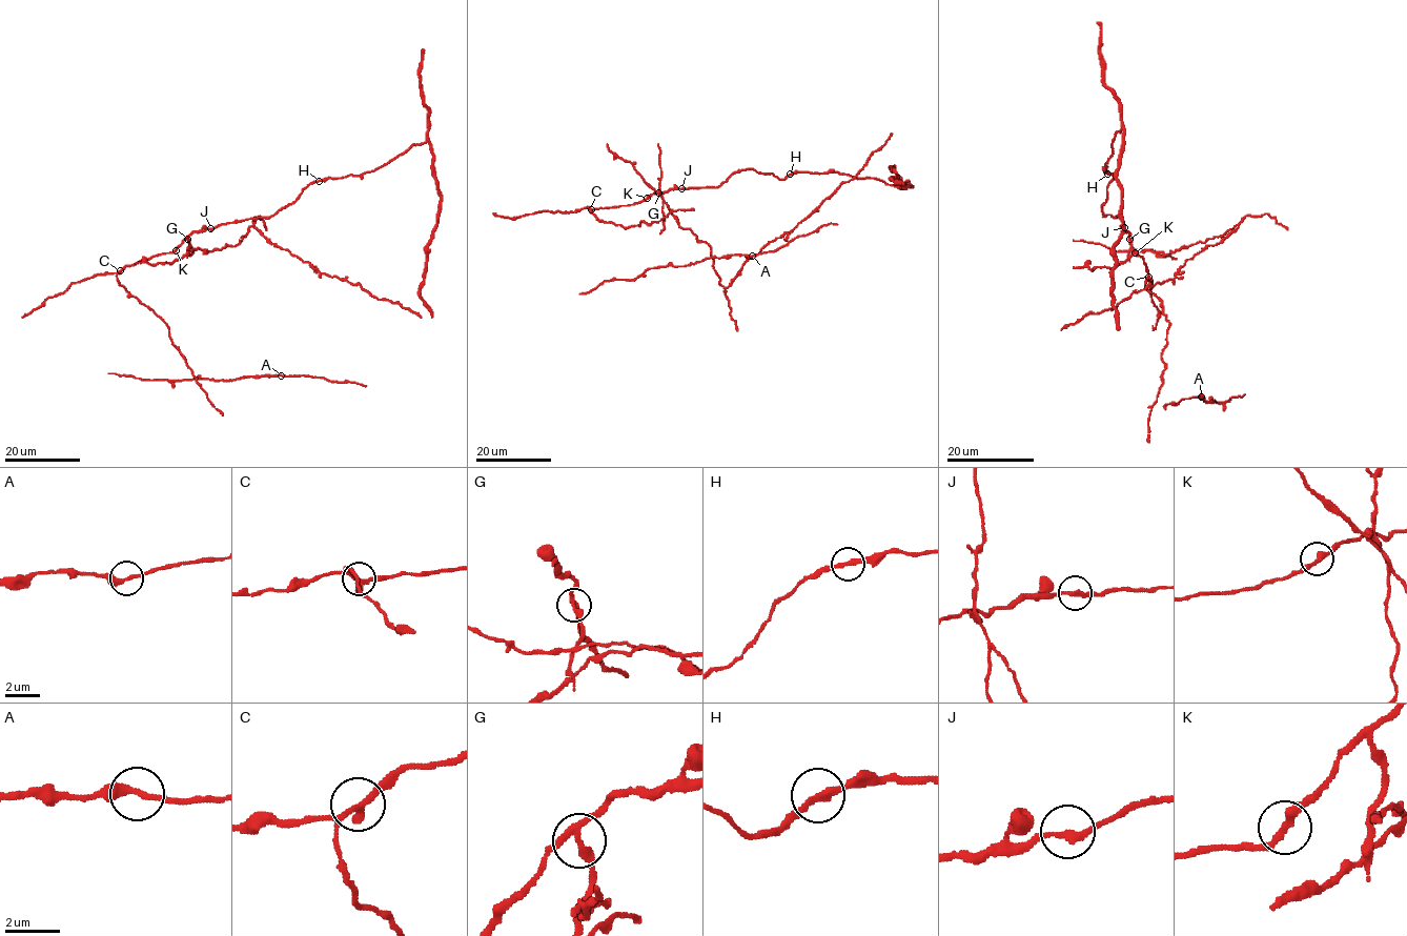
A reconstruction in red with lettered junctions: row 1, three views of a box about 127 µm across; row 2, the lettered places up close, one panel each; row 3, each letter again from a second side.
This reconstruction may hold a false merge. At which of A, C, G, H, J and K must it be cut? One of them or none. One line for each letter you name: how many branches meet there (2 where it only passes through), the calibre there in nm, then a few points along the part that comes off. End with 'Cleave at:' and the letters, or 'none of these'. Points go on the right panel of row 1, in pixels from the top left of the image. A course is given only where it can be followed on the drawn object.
G: branches 3; calibre 240 nm; course (1129, 240), (1133, 249), (1166, 255), (1239, 226), (1185, 262), (1173, 279), (1061, 330)
Cleave at: G

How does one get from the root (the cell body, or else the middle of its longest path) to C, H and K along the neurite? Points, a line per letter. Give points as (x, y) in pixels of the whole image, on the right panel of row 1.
C: (1125, 229), (1129, 235), (1130, 247), (1144, 258), (1148, 277)
H: (1125, 229), (1122, 217), (1102, 211), (1106, 187), (1115, 178), (1107, 174)
K: (1125, 229), (1135, 252)

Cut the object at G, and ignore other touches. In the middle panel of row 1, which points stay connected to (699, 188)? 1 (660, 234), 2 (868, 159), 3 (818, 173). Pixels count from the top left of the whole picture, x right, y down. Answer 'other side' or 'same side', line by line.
1: other side
2: other side
3: same side

